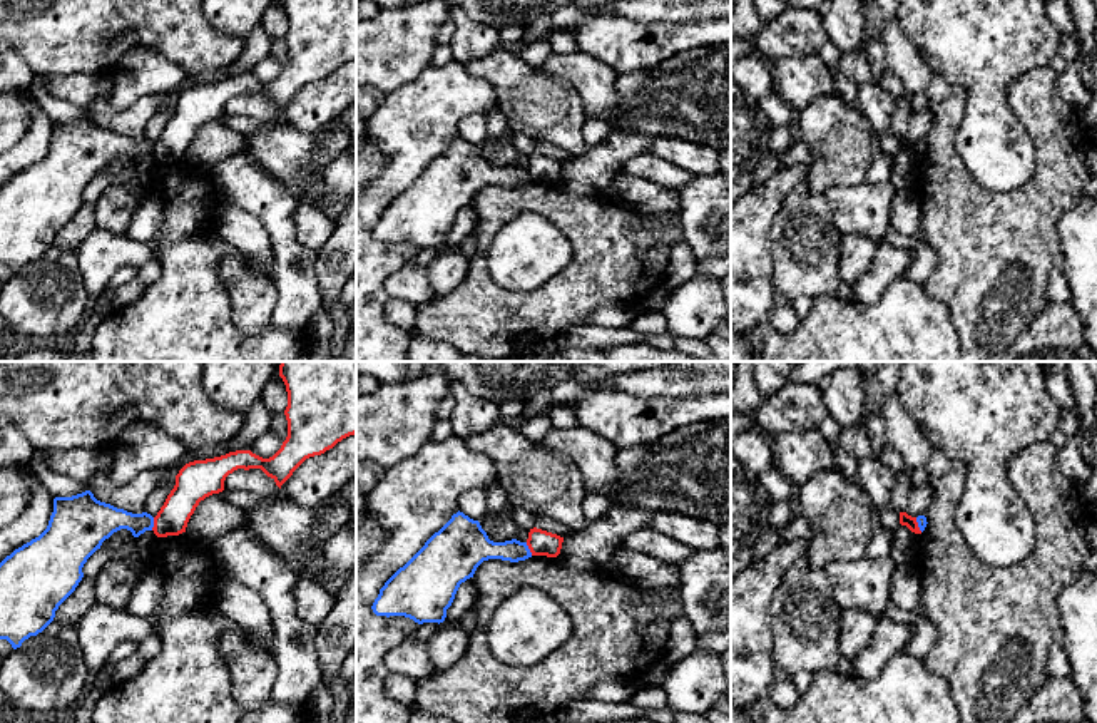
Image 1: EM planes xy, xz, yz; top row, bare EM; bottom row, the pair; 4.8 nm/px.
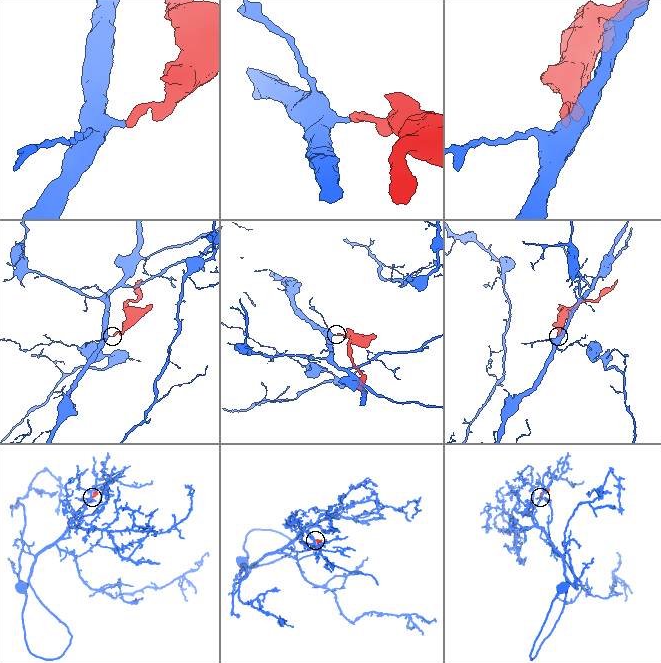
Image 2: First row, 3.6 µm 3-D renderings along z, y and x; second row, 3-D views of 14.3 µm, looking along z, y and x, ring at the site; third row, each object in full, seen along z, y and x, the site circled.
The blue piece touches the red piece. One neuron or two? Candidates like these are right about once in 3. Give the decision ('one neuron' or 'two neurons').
two neurons

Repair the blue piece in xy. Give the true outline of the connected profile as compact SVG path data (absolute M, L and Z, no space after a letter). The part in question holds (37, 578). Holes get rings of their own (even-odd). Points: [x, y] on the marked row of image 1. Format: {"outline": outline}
{"outline": "M90 490L55 497L47 529L0 562L0 639L7 639L17 649L30 636L42 633L54 621L59 606L75 591L84 577L84 564L105 539L120 529L139 537L152 527L151 514L117 509L97 500Z"}

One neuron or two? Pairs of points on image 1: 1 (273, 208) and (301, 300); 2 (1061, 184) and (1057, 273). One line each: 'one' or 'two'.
1: one
2: two

